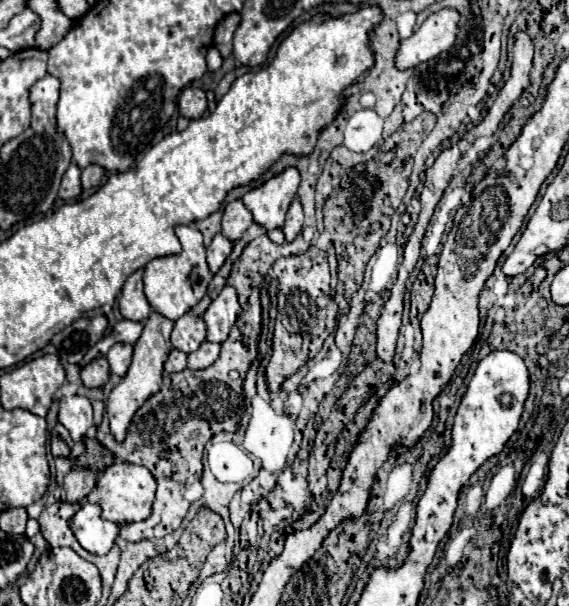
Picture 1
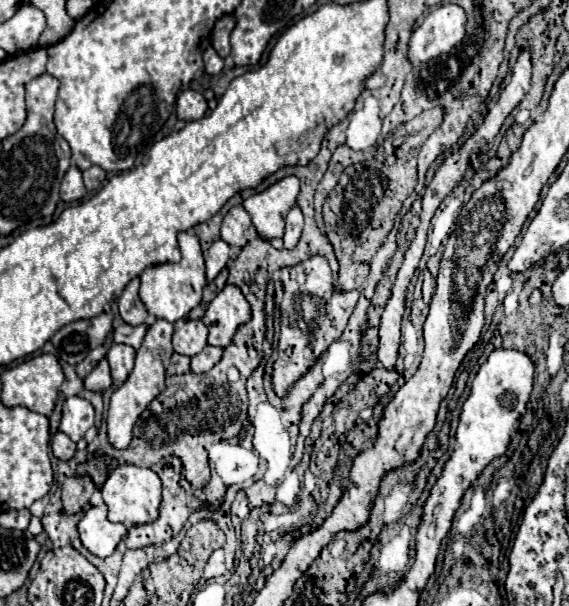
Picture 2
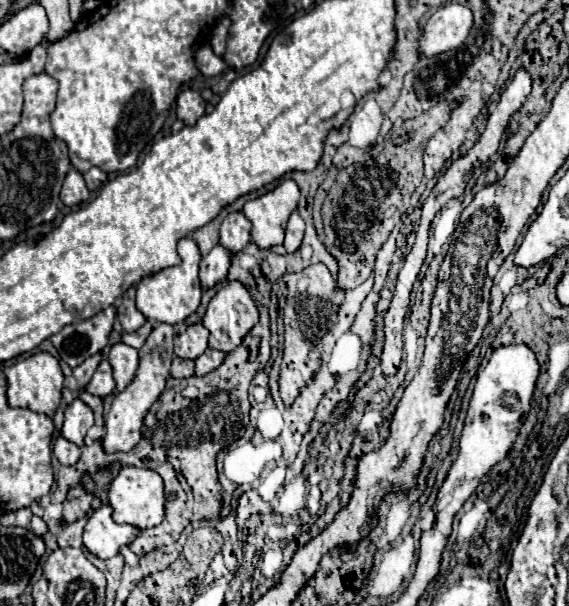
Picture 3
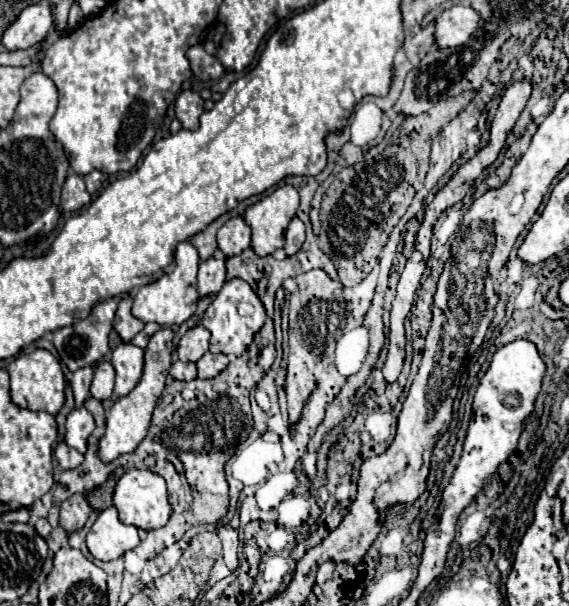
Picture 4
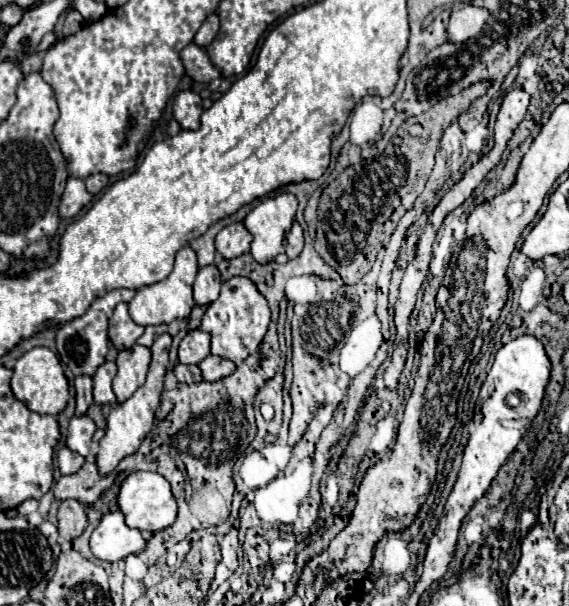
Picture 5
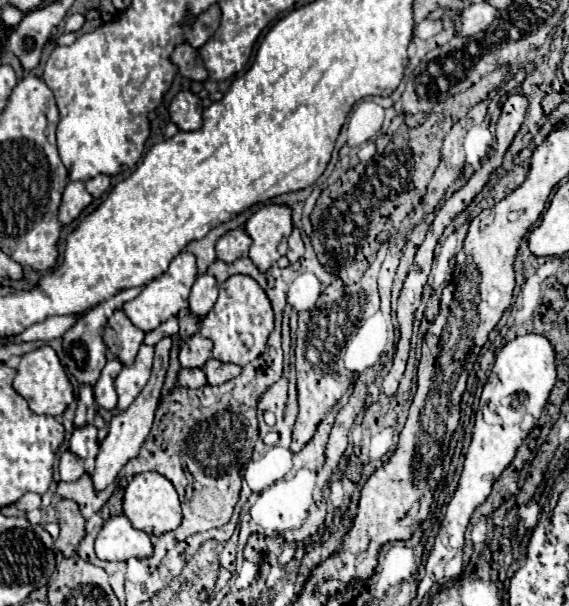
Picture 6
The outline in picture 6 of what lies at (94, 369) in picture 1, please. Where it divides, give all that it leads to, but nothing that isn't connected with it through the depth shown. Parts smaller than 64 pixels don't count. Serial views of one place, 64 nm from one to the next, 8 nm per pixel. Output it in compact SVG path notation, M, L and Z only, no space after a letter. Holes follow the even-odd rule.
M110 360L98 382L94 384L94 398L96 398L96 404L106 408L106 410L114 410L116 408L116 402L118 402L118 396L116 396L116 390L114 390L114 378L116 374L122 370L122 364L118 360Z

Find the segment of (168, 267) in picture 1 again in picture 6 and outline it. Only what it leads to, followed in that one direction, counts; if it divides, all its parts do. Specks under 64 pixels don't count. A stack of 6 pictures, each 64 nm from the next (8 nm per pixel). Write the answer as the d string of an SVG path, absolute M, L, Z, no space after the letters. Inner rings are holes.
M182 250L170 262L170 268L168 268L166 274L162 274L156 280L152 280L150 284L146 284L142 288L142 292L134 300L126 302L122 308L124 308L126 316L132 320L134 326L138 326L144 332L154 330L164 320L170 320L172 316L178 316L178 312L188 312L188 296L190 296L190 288L192 288L196 276L198 276L198 270L196 270L196 258L194 258L194 254L188 252L188 250Z

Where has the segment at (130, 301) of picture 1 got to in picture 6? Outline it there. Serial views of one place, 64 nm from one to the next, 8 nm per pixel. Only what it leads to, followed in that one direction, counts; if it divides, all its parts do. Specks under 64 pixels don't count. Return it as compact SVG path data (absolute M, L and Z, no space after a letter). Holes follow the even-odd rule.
M118 308L110 318L108 318L108 328L104 332L104 342L112 350L112 354L118 356L122 364L134 362L134 356L144 340L144 332L136 328L128 316L124 316L124 310Z

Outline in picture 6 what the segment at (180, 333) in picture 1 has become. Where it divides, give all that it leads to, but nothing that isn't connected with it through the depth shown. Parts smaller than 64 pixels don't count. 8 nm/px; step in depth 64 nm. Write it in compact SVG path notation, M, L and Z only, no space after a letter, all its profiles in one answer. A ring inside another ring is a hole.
M194 334L182 342L178 356L180 356L180 364L184 368L196 368L196 366L202 368L204 362L212 356L212 340L204 338L200 334Z

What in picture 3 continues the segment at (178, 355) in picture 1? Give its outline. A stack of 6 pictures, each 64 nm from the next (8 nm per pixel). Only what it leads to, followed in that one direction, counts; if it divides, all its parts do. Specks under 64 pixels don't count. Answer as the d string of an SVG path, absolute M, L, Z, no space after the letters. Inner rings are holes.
M178 356L172 360L170 376L174 376L174 378L188 378L192 374L194 374L194 362L192 360L180 360Z

